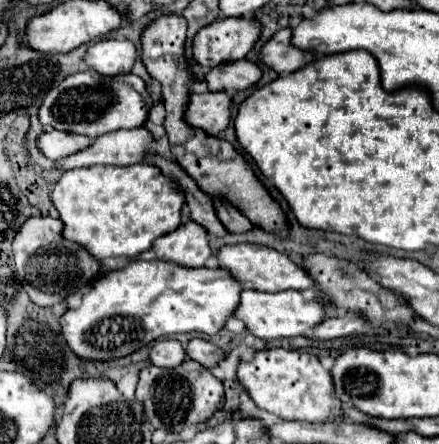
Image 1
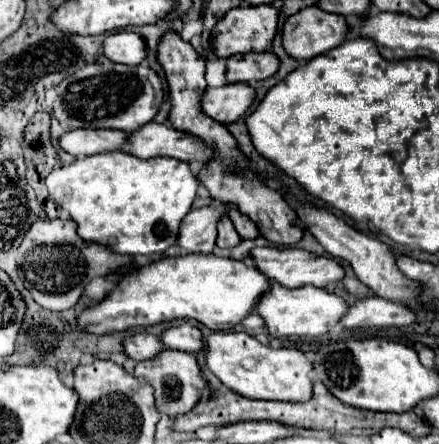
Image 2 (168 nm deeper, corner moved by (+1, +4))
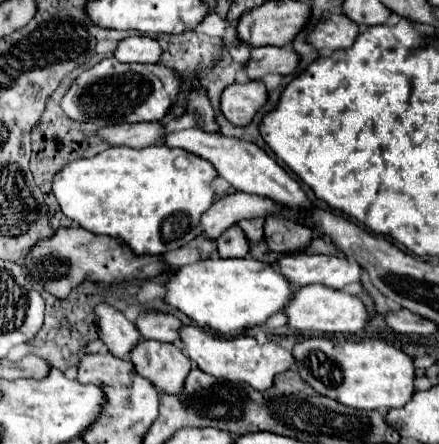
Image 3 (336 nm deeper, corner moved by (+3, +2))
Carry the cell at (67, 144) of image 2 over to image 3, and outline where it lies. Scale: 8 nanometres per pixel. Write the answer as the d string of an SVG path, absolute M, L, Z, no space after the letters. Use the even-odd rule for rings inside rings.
M141 122L141 124L113 124L99 130L99 136L111 146L147 148L163 142L165 128L161 122Z

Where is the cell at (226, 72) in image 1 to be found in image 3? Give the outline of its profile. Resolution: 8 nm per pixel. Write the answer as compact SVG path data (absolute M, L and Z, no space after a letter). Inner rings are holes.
M277 46L255 48L251 60L247 62L247 72L251 80L261 80L265 74L271 72L291 74L297 70L299 60L301 58L293 48L277 48Z

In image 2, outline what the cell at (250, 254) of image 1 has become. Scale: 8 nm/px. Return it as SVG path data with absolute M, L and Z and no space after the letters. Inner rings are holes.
M253 248L253 254L251 254L257 270L261 270L263 274L269 276L271 282L277 282L277 284L283 284L287 288L301 288L303 284L313 284L317 288L323 288L325 284L329 282L335 282L335 280L341 280L343 278L343 268L339 266L339 262L335 258L329 258L329 256L317 256L317 254L311 254L307 250L301 250L301 248Z

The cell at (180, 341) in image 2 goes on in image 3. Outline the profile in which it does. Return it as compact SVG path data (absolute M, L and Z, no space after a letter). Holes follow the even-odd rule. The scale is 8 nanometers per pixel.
M141 310L135 320L137 330L147 340L159 340L159 342L177 342L179 340L179 328L181 320L173 314L163 314L155 310Z

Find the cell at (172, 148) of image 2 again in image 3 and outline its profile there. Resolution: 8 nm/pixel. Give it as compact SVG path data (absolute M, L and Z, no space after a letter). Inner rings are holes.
M193 128L193 130L169 132L165 136L163 144L171 146L171 148L185 148L191 154L197 154L197 156L209 160L217 168L219 176L225 178L227 182L231 182L235 186L235 190L273 198L275 202L291 208L293 212L307 210L311 206L311 202L305 196L305 192L301 190L301 186L271 156L267 156L265 150L261 150L253 142L245 142L239 138L227 138L219 132L205 132L201 128Z

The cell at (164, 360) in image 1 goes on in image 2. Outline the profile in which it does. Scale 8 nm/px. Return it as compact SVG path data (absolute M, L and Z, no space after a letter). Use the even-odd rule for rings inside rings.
M133 334L133 336L125 338L123 346L125 346L125 354L137 362L151 360L151 358L159 356L159 352L165 350L159 336L153 336L153 334Z

